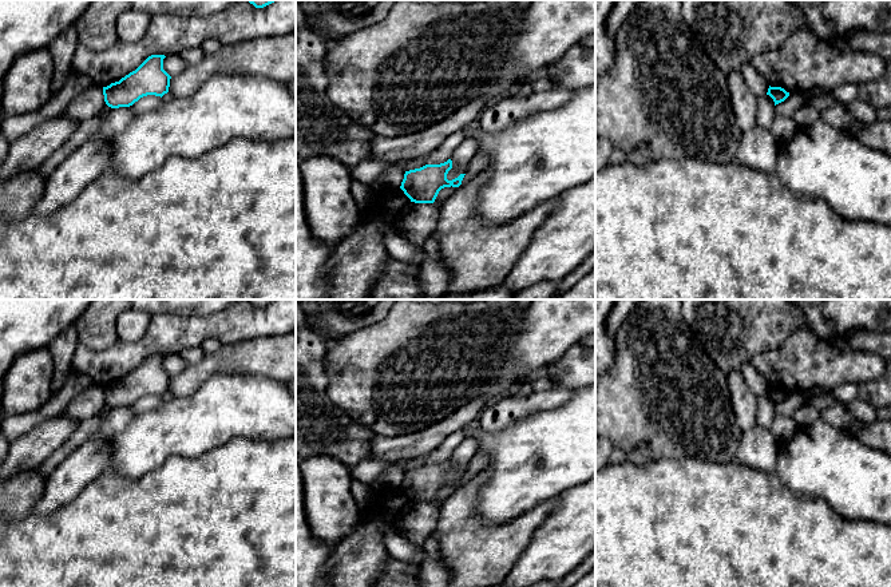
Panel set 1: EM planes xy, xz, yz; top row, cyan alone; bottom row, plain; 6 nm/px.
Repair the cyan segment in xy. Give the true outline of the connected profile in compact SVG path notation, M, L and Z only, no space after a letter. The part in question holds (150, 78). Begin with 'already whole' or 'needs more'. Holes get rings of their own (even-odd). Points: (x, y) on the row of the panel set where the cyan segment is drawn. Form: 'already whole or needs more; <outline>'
already whole; M165 55L148 56L135 71L103 87L104 102L111 108L130 107L147 95L169 92L171 76L163 70Z

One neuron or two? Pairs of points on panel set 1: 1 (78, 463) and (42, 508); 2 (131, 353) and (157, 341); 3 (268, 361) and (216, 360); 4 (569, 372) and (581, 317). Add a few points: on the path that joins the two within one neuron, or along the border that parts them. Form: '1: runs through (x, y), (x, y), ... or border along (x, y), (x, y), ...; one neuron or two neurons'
1: runs through (74, 474), (52, 498); one neuron
2: runs through (138, 352), (150, 344); one neuron
3: runs through (254, 360), (229, 360); one neuron
4: border along (579, 341), (550, 363); two neurons

